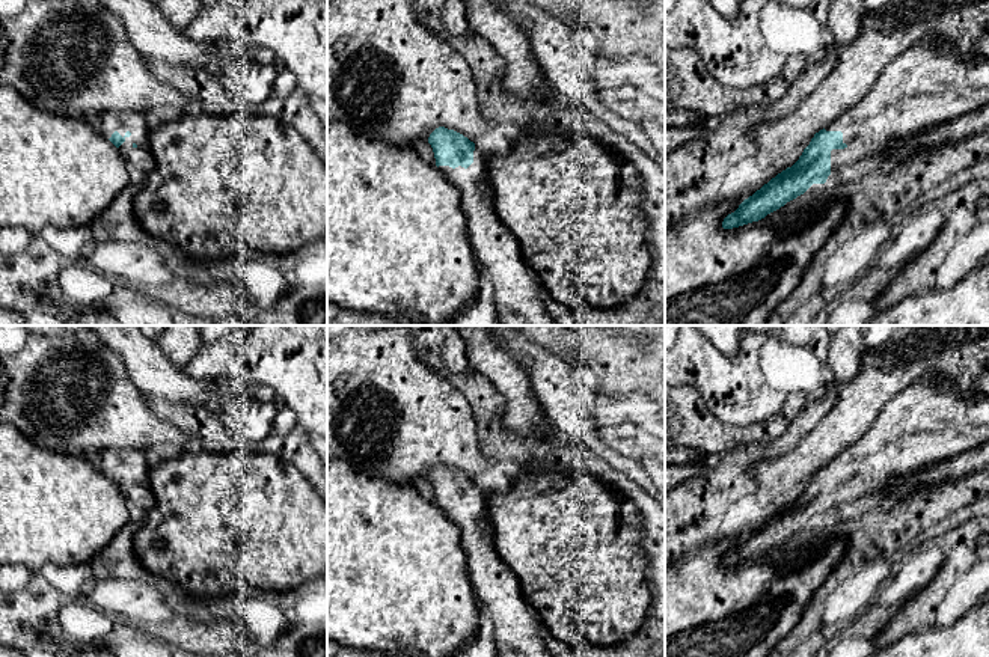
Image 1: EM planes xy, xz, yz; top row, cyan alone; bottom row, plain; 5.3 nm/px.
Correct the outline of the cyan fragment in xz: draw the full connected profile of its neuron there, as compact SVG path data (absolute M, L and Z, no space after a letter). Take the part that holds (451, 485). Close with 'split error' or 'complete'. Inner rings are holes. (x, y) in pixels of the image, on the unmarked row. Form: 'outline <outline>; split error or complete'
outline M445 464L430 472L428 481L433 485L436 503L460 530L461 547L466 553L466 573L476 604L482 606L491 619L498 657L552 657L541 639L541 622L520 592L519 577L496 553L494 530L487 517L488 503L475 481Z; split error

